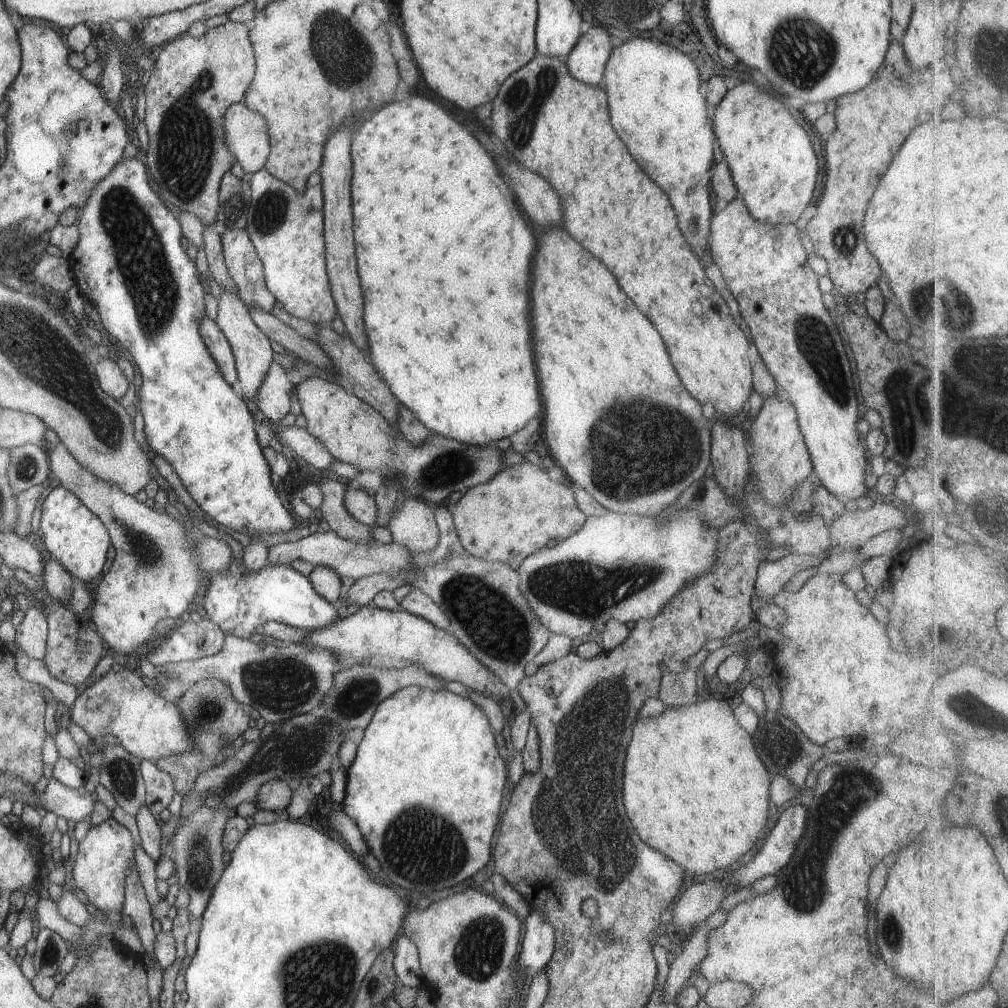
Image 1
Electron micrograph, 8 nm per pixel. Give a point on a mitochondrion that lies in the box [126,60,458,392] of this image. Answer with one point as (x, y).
(184, 159)

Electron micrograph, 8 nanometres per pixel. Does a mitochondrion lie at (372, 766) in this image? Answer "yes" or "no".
no

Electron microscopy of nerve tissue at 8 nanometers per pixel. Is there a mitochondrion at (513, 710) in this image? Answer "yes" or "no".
no

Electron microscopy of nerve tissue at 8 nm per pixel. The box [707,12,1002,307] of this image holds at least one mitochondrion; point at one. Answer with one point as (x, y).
(800, 53)

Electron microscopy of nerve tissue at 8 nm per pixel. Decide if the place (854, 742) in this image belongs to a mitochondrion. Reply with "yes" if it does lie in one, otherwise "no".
no

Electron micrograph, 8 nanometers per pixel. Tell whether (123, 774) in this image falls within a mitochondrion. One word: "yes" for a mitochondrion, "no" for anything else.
yes

